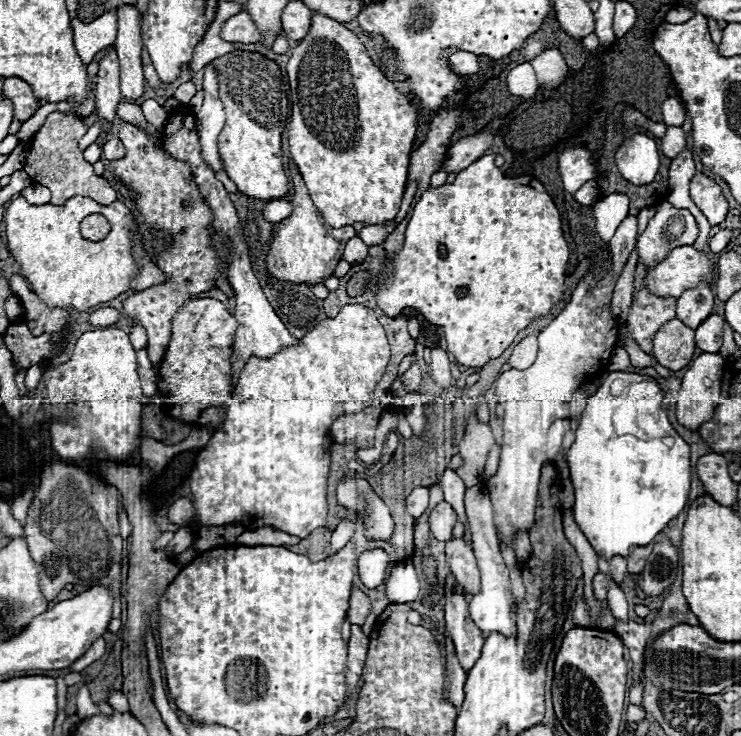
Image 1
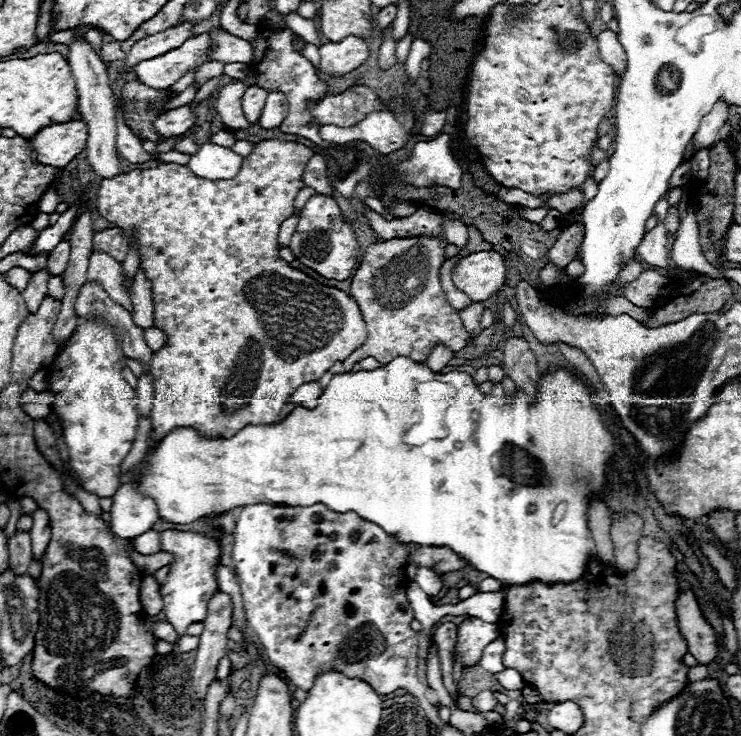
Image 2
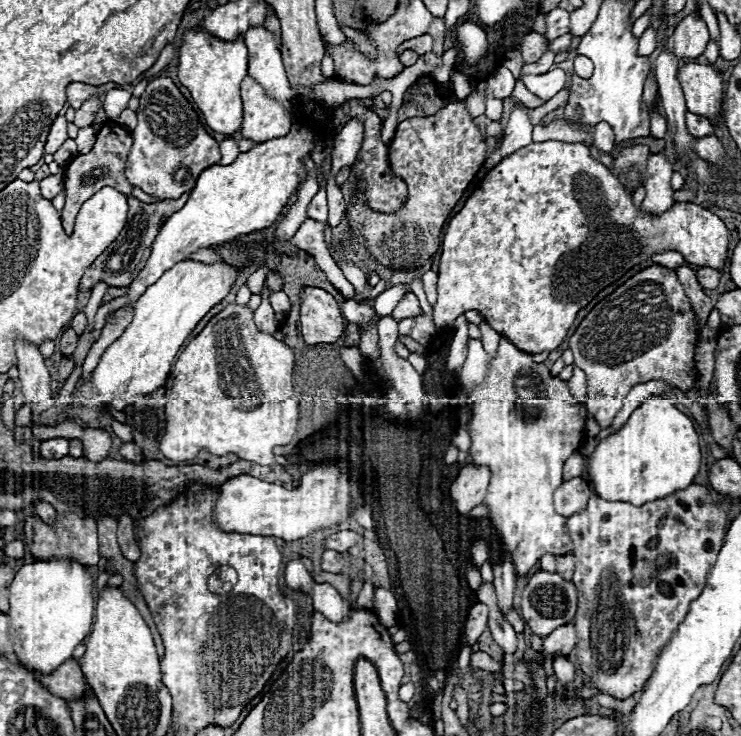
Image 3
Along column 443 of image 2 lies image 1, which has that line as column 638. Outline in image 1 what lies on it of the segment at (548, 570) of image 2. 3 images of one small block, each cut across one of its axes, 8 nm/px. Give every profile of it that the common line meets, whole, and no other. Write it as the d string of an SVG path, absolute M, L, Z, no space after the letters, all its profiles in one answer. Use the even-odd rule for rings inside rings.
M608 372L600 390L586 402L576 440L568 450L568 466L576 496L572 508L576 524L604 558L628 556L634 546L650 544L682 512L690 492L690 446L672 428L658 382L636 372Z

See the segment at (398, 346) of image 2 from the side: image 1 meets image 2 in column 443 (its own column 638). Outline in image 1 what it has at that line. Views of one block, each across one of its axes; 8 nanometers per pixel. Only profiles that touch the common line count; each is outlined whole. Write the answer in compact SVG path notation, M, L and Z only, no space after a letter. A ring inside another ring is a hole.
M660 202L656 208L656 216L648 222L646 230L640 234L636 242L636 252L638 252L638 262L646 266L646 270L654 268L660 260L664 260L674 248L680 246L692 246L698 238L698 224L694 216L688 210L678 210L670 202ZM642 284L632 298L632 306L625 325L626 334L634 338L646 354L654 358L652 354L654 334L672 318L676 318L676 298L652 294L648 286Z

